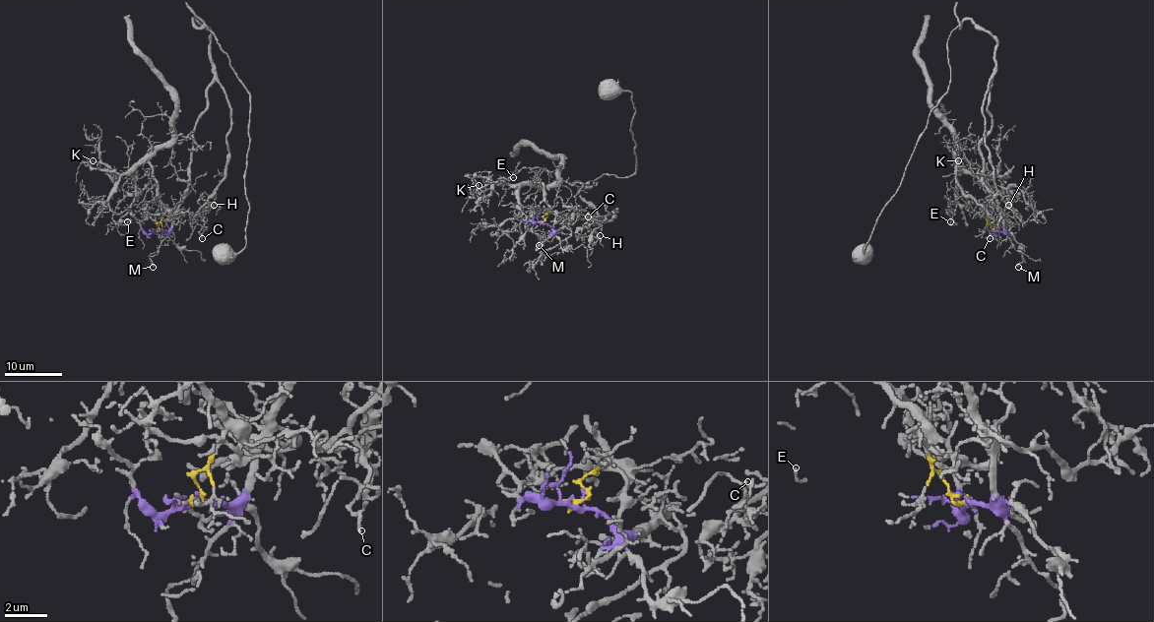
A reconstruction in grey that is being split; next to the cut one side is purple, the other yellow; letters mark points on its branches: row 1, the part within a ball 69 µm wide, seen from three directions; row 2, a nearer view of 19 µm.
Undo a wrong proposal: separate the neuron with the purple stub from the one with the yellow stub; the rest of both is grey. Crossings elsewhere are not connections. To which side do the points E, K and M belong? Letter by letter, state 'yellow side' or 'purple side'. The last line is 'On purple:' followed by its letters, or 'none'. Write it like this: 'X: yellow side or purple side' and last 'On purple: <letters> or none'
E: yellow side
K: yellow side
M: purple side
On purple: M

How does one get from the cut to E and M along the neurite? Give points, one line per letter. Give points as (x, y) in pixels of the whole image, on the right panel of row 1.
E: (994, 230), (985, 211), (959, 185), (959, 162), (953, 224), (950, 221)
M: (996, 230), (1007, 237), (1022, 256), (1017, 266)

